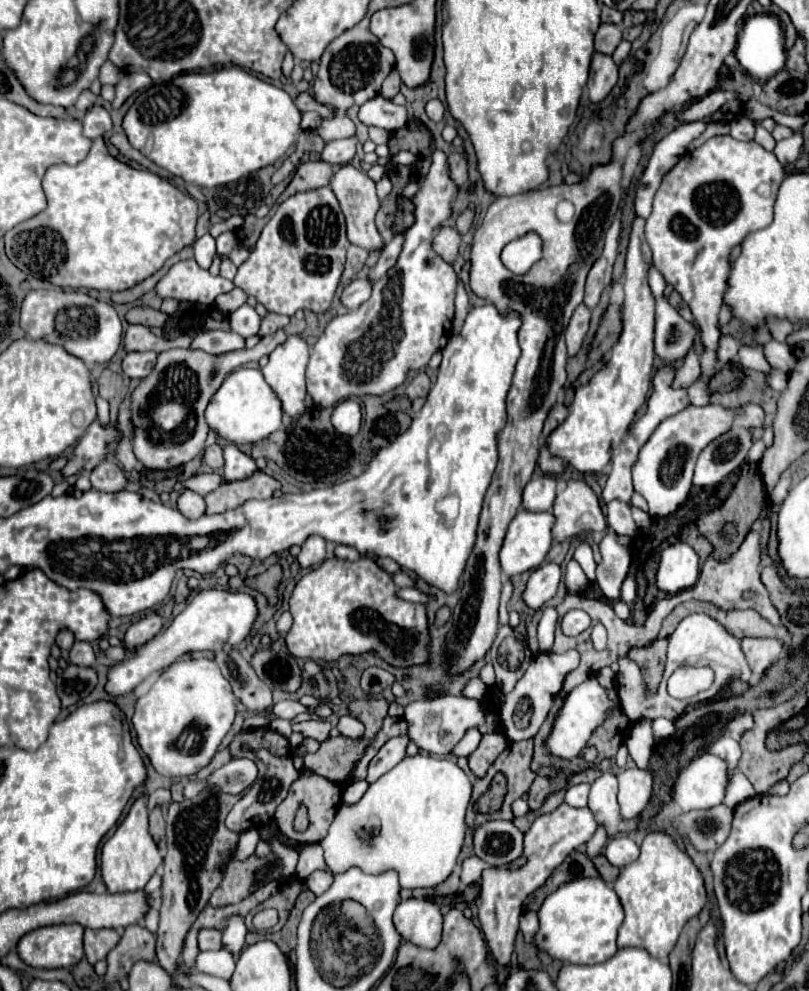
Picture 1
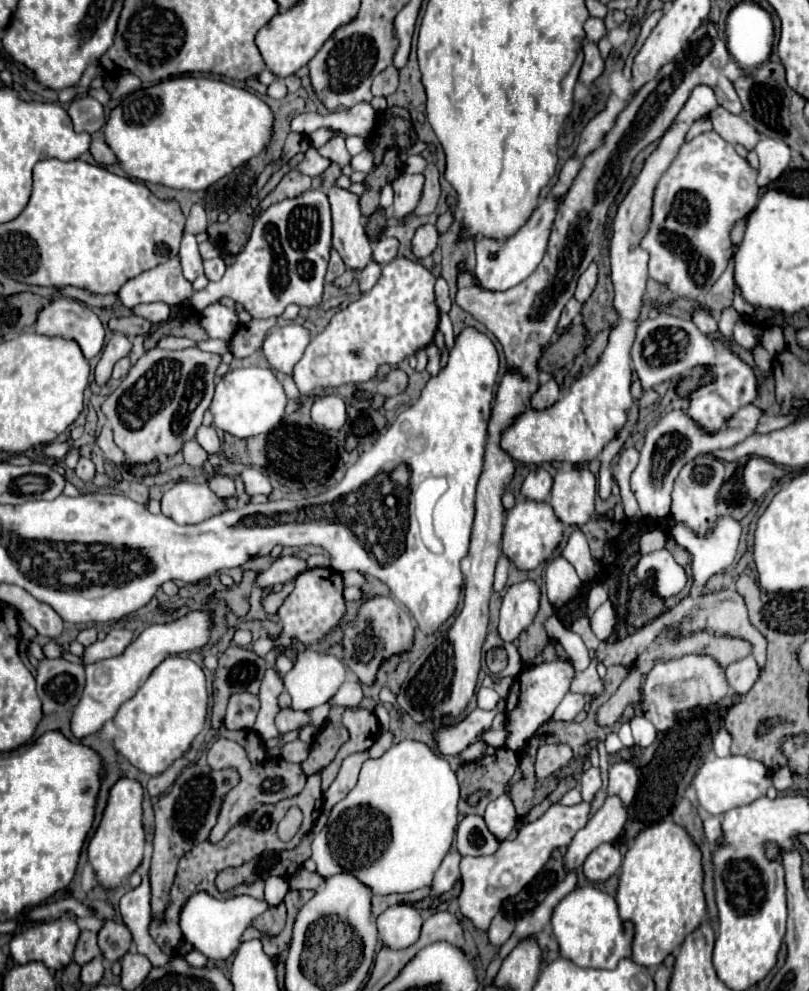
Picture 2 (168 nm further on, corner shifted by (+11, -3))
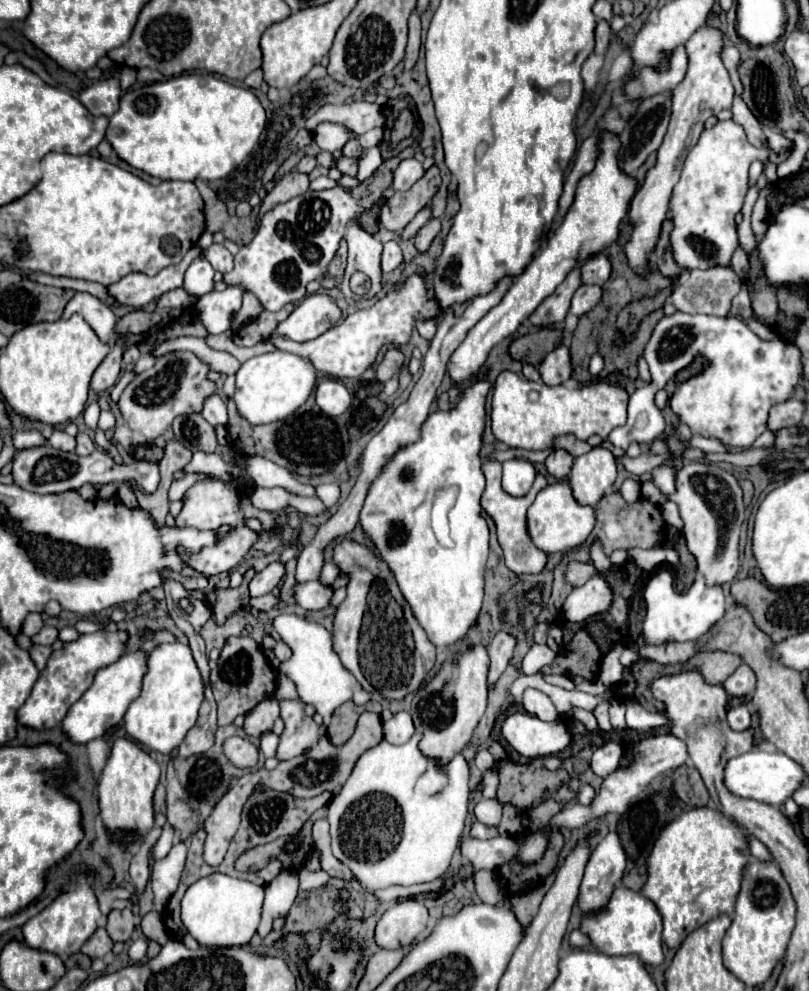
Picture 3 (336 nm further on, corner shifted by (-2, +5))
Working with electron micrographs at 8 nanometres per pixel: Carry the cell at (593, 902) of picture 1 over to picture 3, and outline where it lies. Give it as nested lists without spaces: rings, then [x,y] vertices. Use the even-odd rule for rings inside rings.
[[[618,886],[608,906],[592,916],[584,916],[582,930],[592,938],[592,944],[606,954],[636,954],[642,964],[658,966],[664,960],[662,952],[662,916],[652,900],[630,888]]]

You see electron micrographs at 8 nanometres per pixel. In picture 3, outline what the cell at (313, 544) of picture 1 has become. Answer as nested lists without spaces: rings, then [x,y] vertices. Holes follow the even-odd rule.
[[[272,562],[270,566],[266,566],[262,572],[258,572],[252,578],[252,582],[248,586],[250,596],[264,596],[264,594],[272,592],[278,586],[278,582],[280,582],[282,576],[284,576],[284,564]]]

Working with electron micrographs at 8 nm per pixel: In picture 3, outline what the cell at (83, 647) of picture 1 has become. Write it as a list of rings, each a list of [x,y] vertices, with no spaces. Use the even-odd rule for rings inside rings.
[[[44,626],[38,634],[32,636],[34,644],[44,644],[44,646],[52,646],[52,642],[58,640],[58,630],[54,626]]]

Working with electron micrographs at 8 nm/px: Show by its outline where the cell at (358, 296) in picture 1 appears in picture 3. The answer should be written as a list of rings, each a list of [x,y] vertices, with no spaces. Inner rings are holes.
[[[392,240],[384,244],[384,252],[382,252],[382,272],[392,272],[402,264],[402,250],[400,246]]]

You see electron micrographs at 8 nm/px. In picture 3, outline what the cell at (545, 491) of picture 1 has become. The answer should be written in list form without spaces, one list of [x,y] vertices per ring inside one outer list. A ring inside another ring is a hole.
[[[554,450],[548,458],[546,458],[546,470],[550,476],[554,476],[556,480],[564,480],[574,464],[574,456],[568,450]]]

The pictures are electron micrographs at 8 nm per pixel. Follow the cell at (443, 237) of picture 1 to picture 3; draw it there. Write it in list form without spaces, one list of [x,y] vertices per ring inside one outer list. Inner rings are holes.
[[[438,218],[428,220],[428,222],[418,230],[418,234],[414,236],[414,246],[416,246],[416,250],[418,250],[418,252],[426,252],[438,232],[440,232],[440,220],[438,220]]]

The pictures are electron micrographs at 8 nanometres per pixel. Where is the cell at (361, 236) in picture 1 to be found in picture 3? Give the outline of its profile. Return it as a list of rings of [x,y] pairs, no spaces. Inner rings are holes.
[[[352,220],[346,230],[346,242],[348,242],[348,266],[344,272],[344,280],[340,284],[340,292],[344,294],[346,300],[364,300],[364,298],[376,296],[382,290],[382,268],[380,268],[382,244],[368,232],[364,232],[356,220]],[[356,270],[368,274],[368,278],[372,282],[370,294],[366,294],[362,298],[352,294],[350,286],[348,286],[348,280]]]

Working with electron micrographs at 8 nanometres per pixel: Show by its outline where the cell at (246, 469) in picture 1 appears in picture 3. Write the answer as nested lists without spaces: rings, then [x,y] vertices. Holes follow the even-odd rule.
[[[218,394],[208,396],[208,400],[204,400],[202,416],[204,416],[212,426],[226,424],[226,422],[228,422],[228,416],[226,416],[226,402],[224,402]]]

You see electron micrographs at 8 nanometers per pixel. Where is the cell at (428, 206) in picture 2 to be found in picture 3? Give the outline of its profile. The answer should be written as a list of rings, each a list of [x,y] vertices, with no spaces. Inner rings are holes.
[[[432,166],[410,190],[396,192],[380,208],[378,222],[388,232],[400,232],[420,208],[424,208],[440,186],[440,170]]]

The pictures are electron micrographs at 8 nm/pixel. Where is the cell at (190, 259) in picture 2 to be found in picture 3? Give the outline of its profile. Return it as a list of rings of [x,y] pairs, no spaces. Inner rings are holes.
[[[196,258],[184,274],[184,286],[188,296],[202,298],[214,290],[214,268],[206,258]]]

